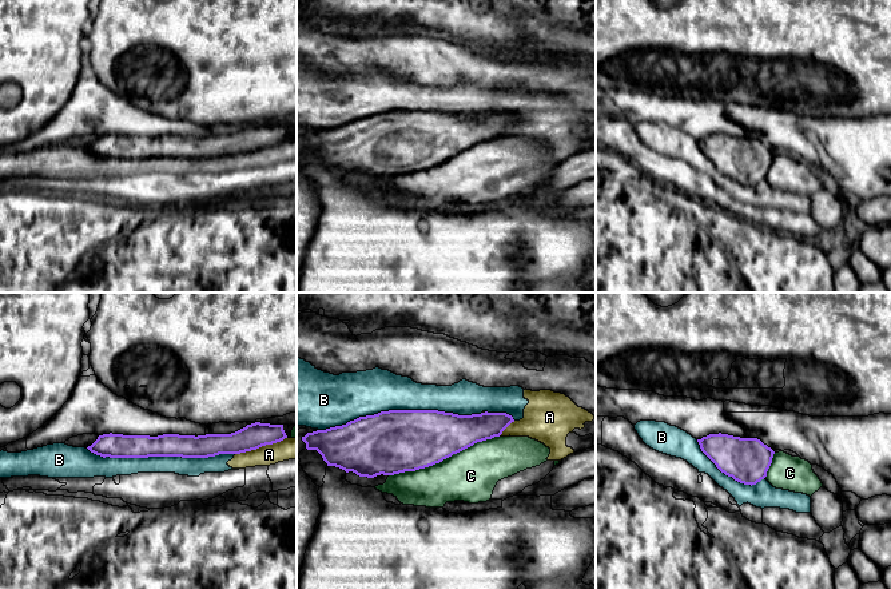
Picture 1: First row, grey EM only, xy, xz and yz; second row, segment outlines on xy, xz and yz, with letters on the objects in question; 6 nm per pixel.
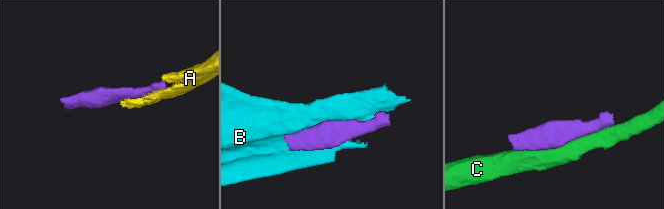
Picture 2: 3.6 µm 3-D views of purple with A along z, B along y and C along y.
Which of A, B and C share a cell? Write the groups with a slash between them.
A B / C

